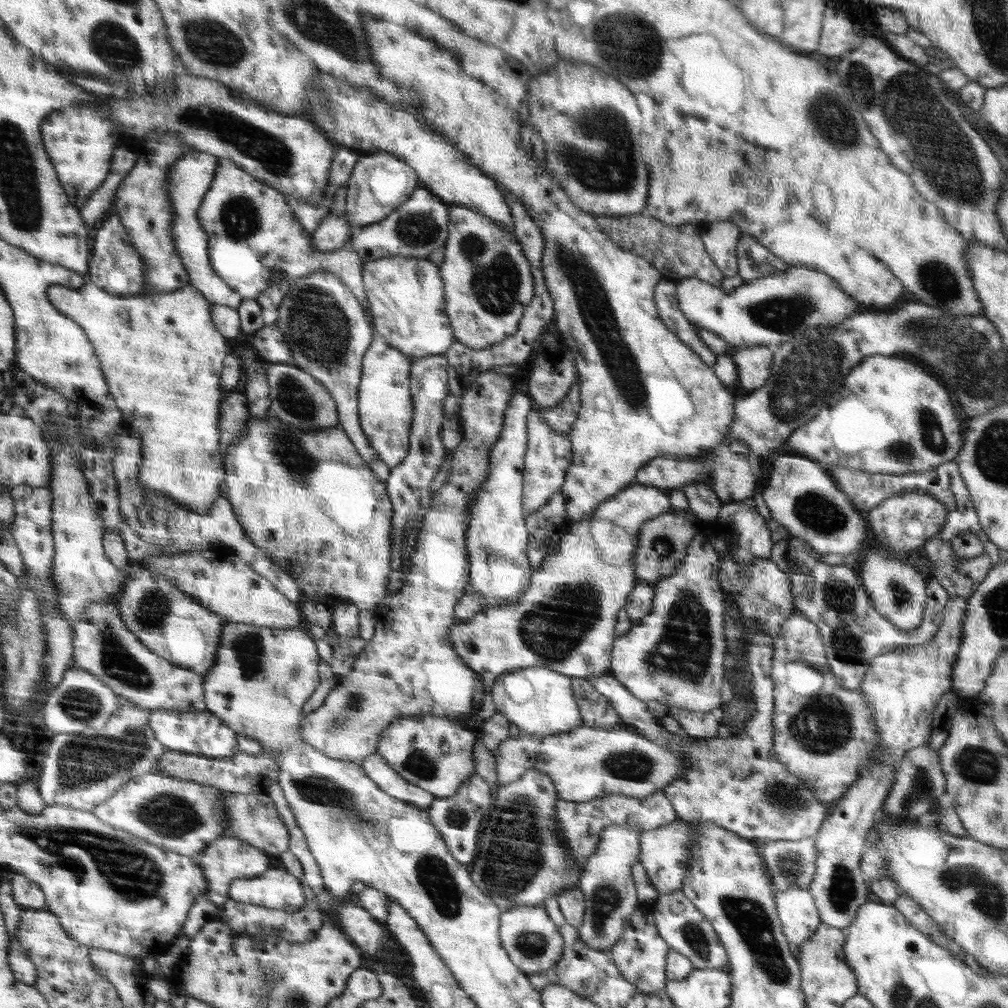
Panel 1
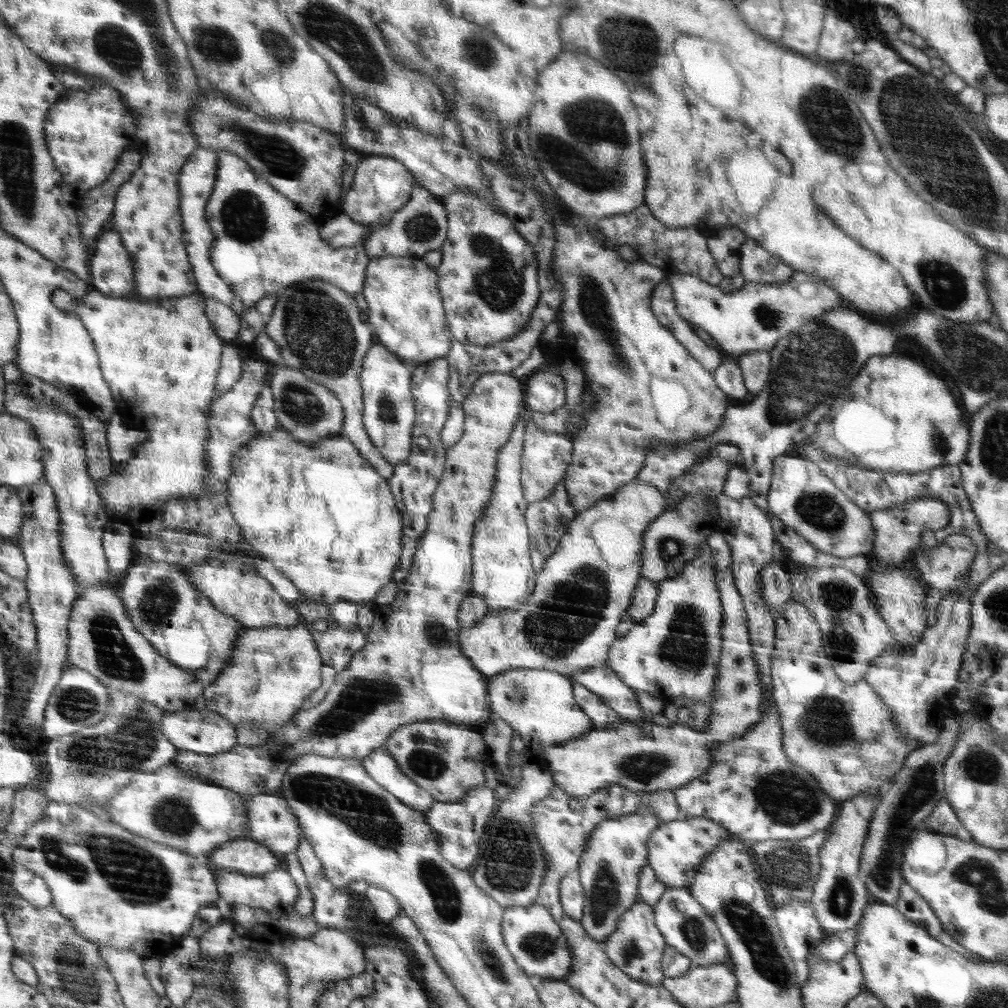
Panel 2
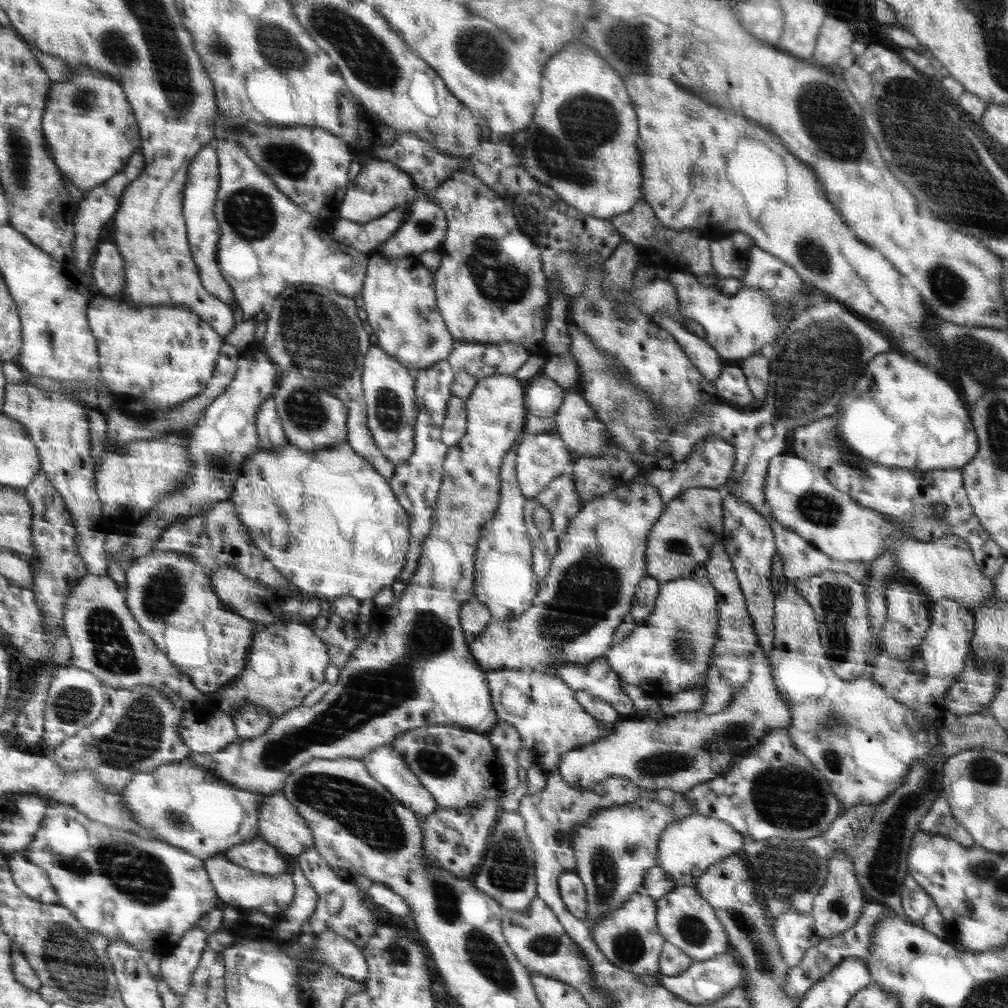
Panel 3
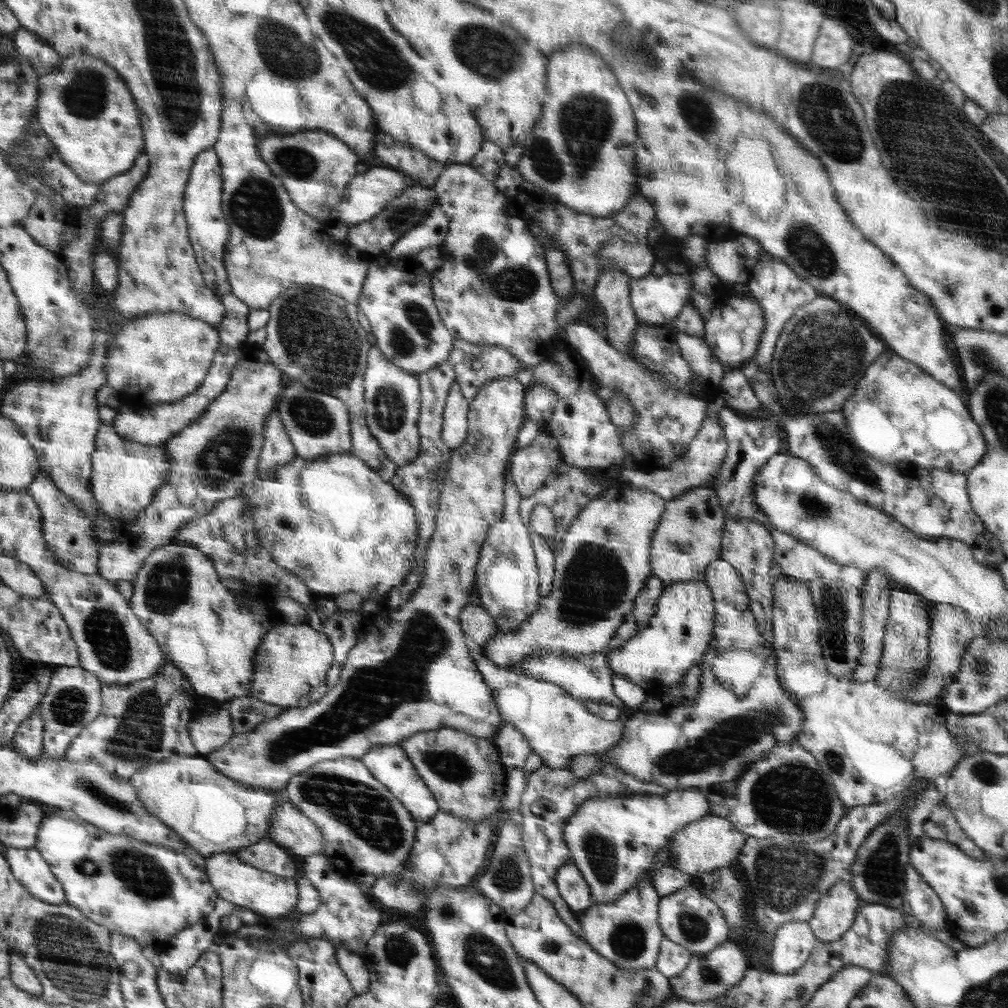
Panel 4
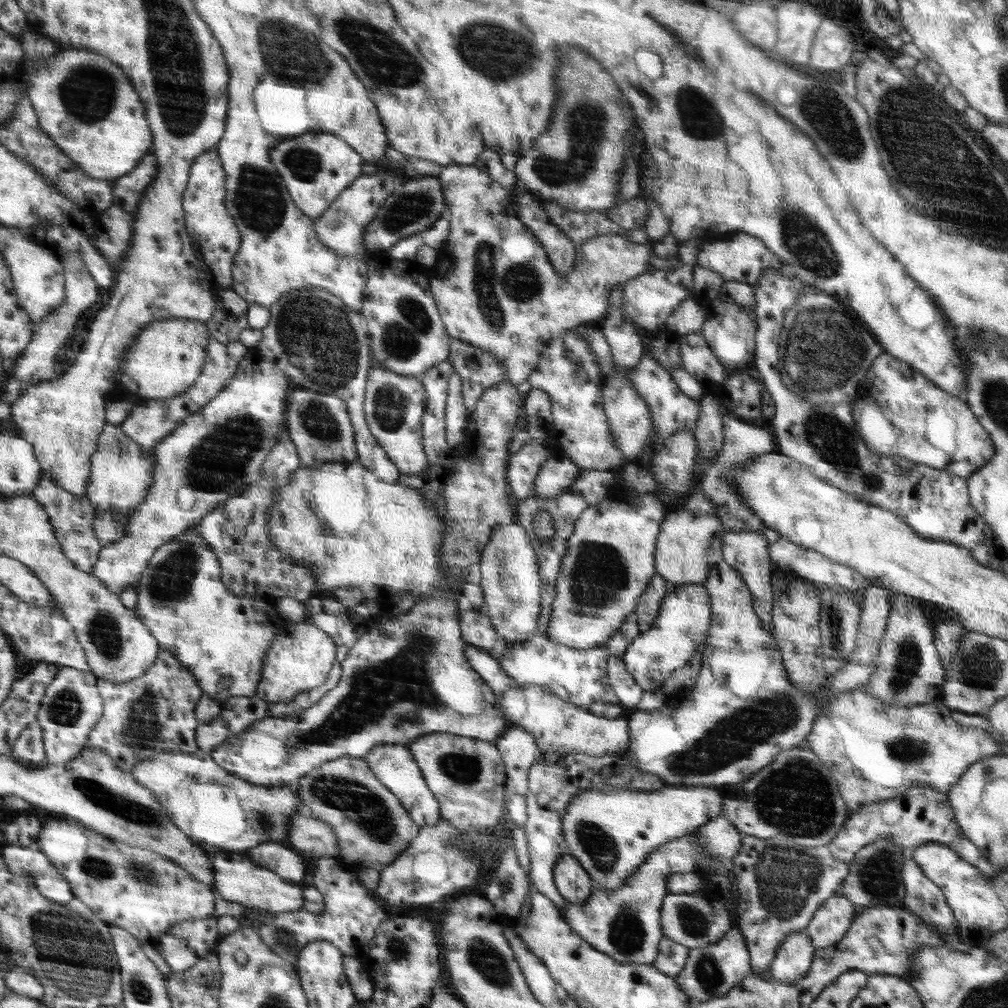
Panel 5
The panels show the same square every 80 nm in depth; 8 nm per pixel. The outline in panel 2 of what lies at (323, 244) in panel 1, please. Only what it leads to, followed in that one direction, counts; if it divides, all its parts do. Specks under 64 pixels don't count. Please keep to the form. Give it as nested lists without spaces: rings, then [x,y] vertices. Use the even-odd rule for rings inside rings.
[[[341,214],[336,215],[336,218],[329,219],[328,222],[319,222],[319,230],[323,240],[327,240],[334,248],[356,247],[362,250],[371,230],[384,223],[387,223],[387,220],[374,223],[373,225],[363,225],[354,222],[345,214]]]

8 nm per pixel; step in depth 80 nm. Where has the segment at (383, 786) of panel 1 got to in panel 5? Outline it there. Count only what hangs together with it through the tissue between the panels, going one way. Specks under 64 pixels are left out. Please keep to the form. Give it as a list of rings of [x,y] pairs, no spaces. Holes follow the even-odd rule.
[[[402,744],[379,745],[372,749],[364,760],[375,773],[379,782],[400,800],[418,826],[421,828],[434,826],[442,818],[442,808],[440,808],[434,792],[428,787],[427,780],[418,767],[409,746]]]

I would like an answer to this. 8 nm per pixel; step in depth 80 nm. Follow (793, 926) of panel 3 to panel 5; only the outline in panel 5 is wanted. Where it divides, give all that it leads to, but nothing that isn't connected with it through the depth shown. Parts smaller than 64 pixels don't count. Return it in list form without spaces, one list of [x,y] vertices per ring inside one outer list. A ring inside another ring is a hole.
[[[806,930],[790,933],[775,954],[770,976],[788,984],[800,980],[810,968],[814,951]]]

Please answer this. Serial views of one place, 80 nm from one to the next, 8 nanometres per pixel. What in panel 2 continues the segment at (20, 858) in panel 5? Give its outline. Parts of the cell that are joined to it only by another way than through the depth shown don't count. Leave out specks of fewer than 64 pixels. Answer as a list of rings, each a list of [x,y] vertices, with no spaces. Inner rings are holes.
[[[20,864],[14,866],[14,876],[11,878],[11,886],[18,891],[28,902],[36,907],[47,907],[52,902],[52,895],[48,885],[39,876]]]

